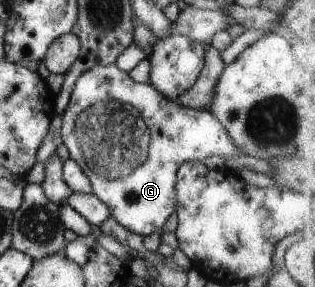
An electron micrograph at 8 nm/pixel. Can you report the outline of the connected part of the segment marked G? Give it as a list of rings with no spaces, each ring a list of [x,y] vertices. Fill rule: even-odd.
[[[115,64],[110,65],[97,65],[93,69],[83,71],[77,79],[75,79],[73,90],[71,91],[70,101],[64,113],[63,123],[61,123],[61,140],[63,145],[69,150],[69,156],[73,161],[81,167],[81,171],[85,173],[85,176],[90,180],[92,186],[92,194],[94,194],[108,209],[109,213],[115,220],[128,229],[129,231],[139,234],[140,236],[148,236],[152,233],[161,232],[167,219],[173,213],[176,213],[176,189],[177,171],[183,163],[189,162],[203,162],[207,157],[212,155],[219,155],[219,157],[227,159],[237,159],[237,157],[243,156],[243,153],[239,151],[239,147],[233,143],[233,139],[230,139],[227,131],[225,131],[223,125],[207,110],[194,109],[181,107],[177,103],[165,98],[165,95],[161,95],[151,83],[138,83],[131,79],[131,75],[121,71]]]

